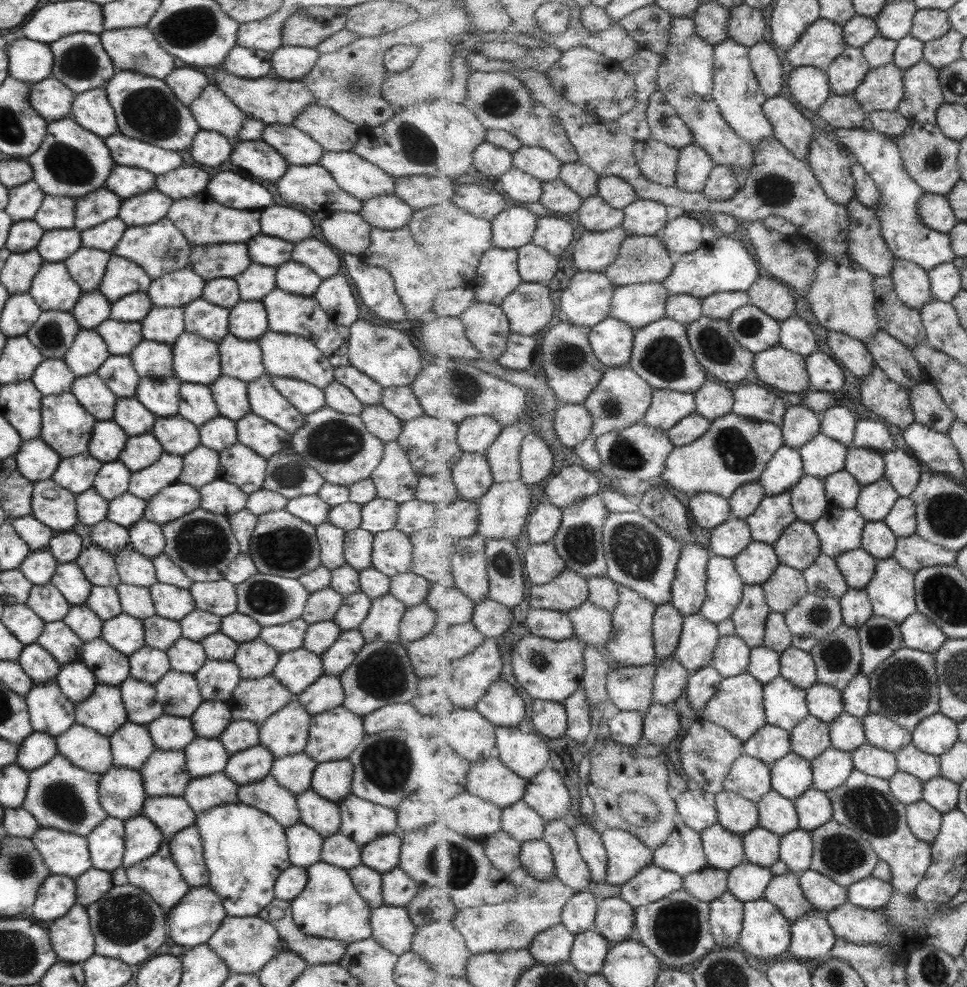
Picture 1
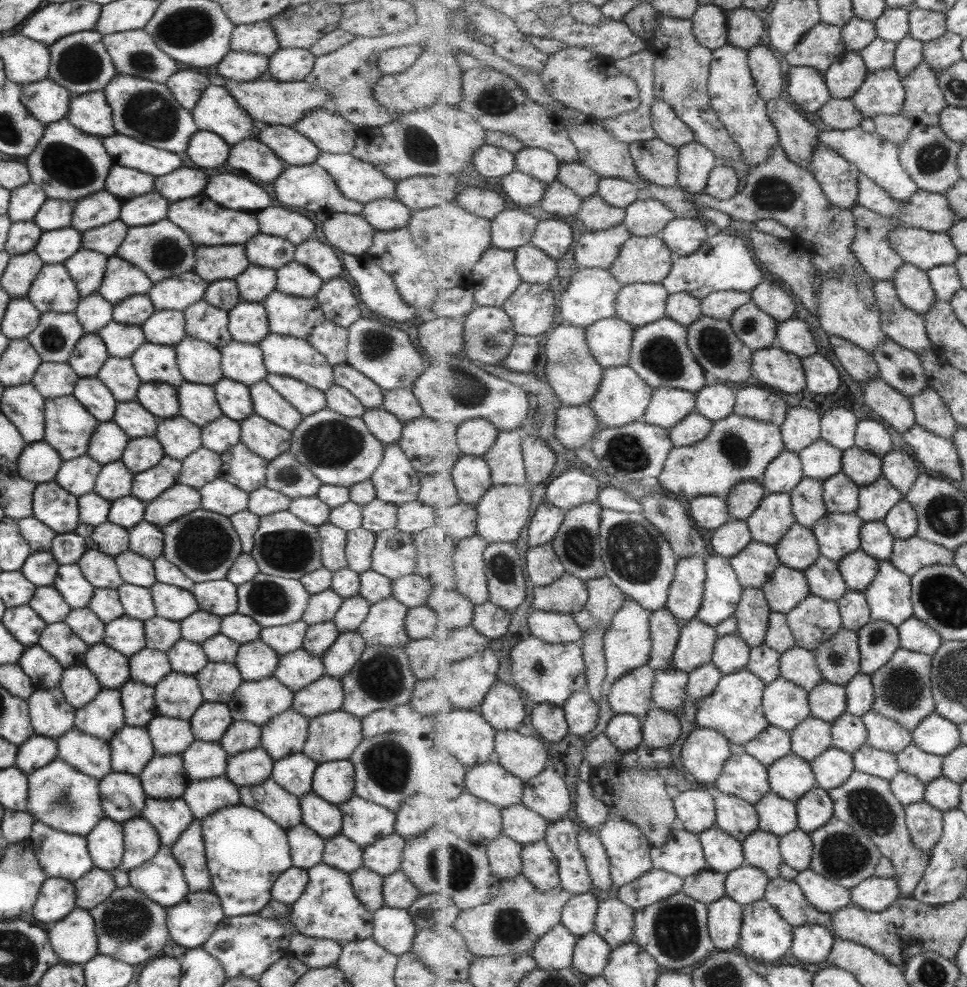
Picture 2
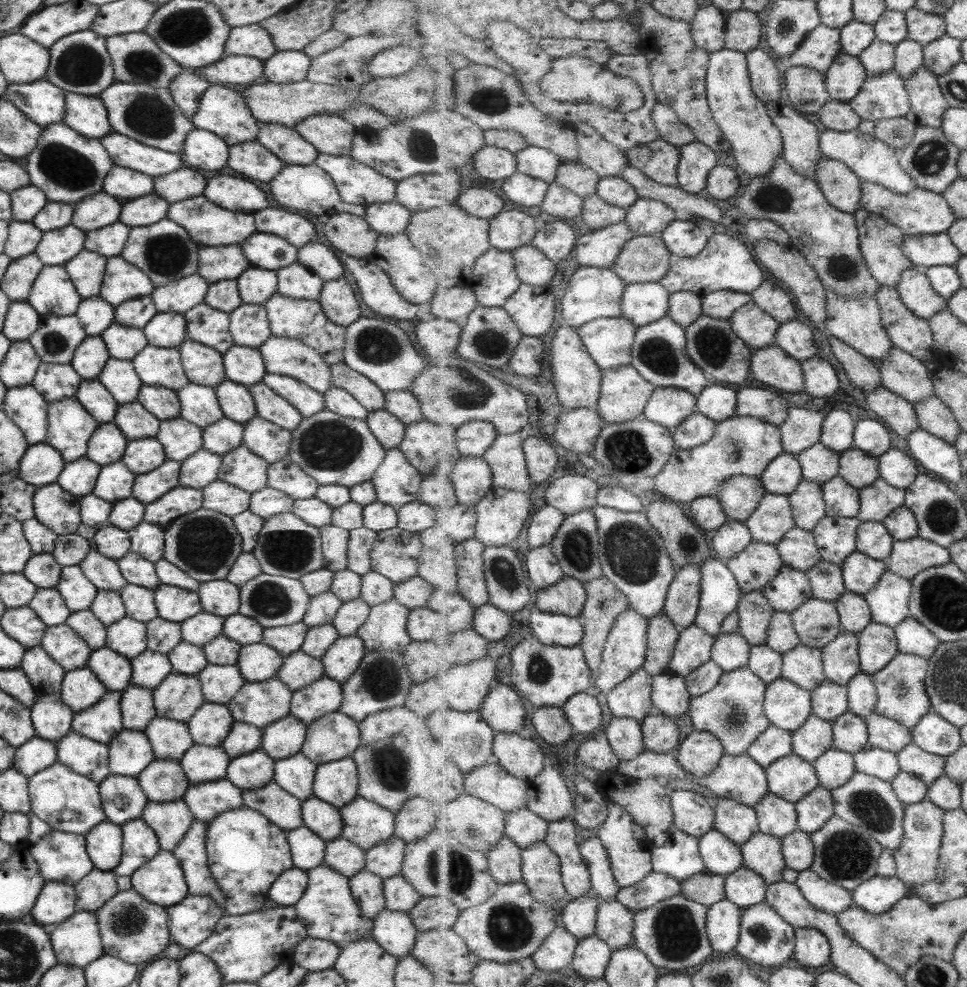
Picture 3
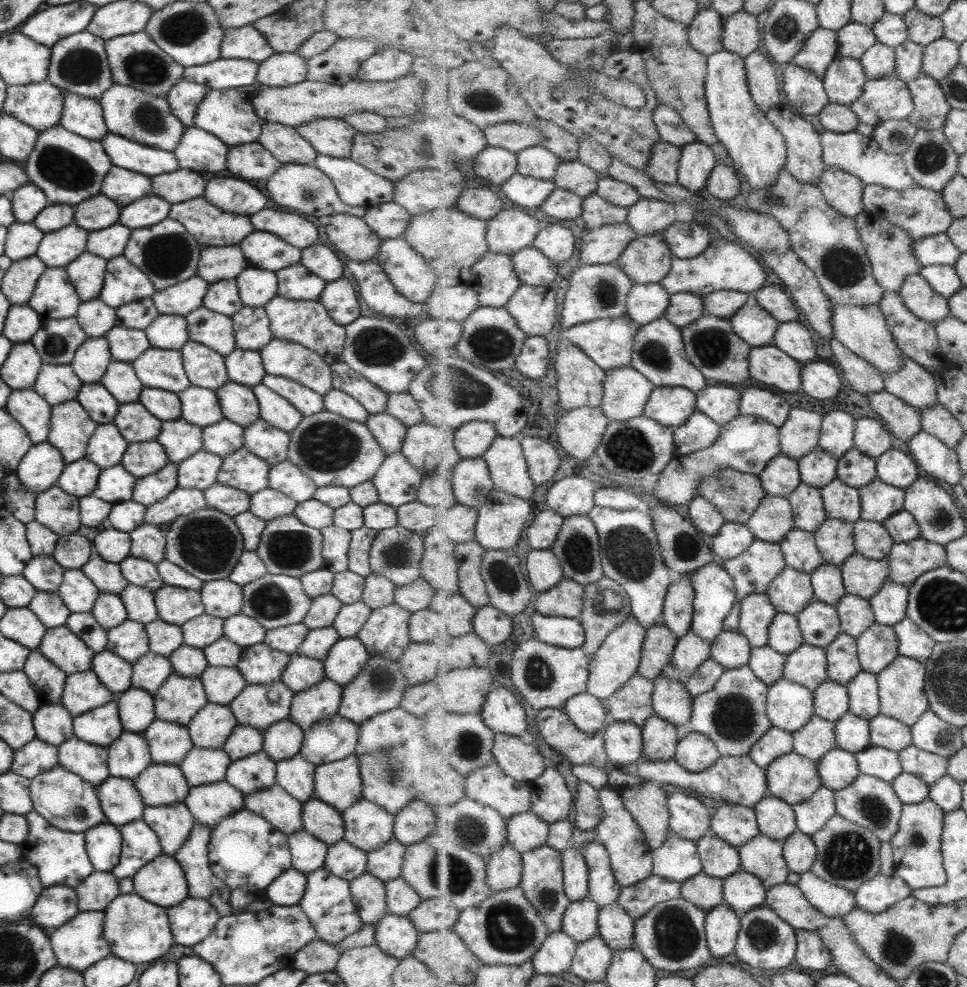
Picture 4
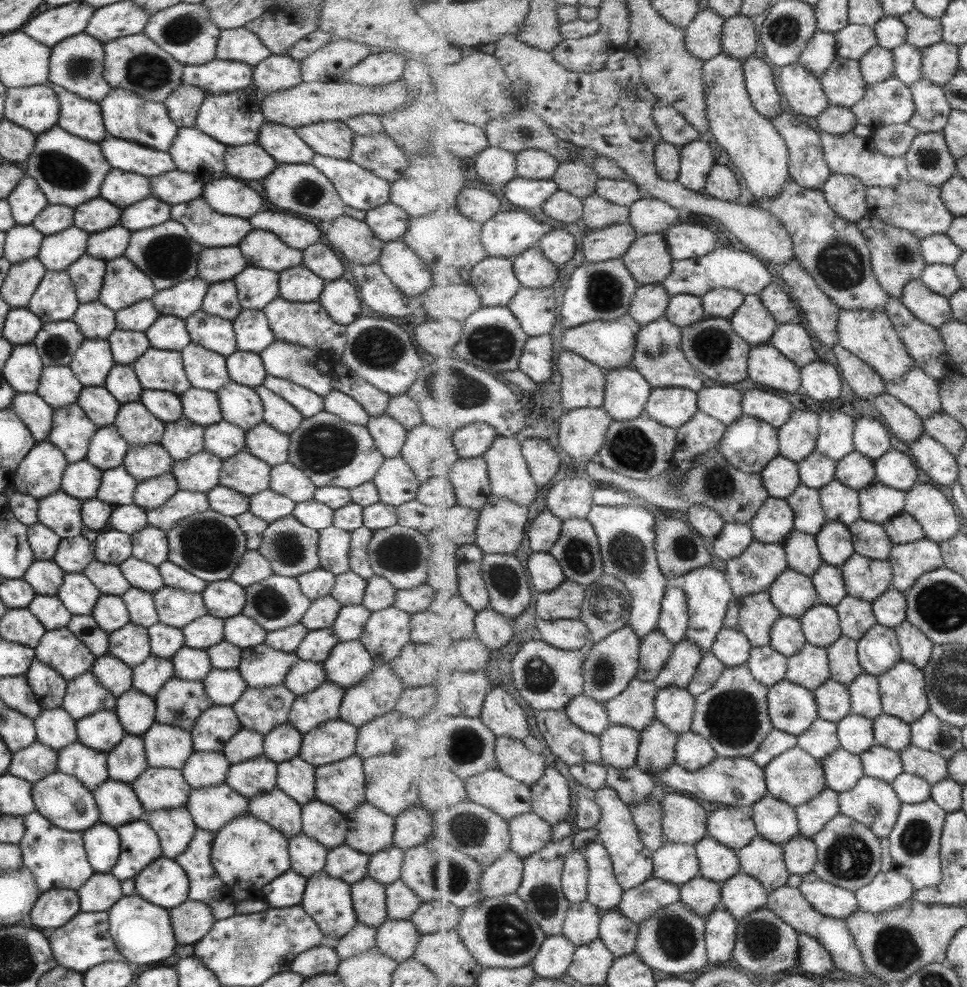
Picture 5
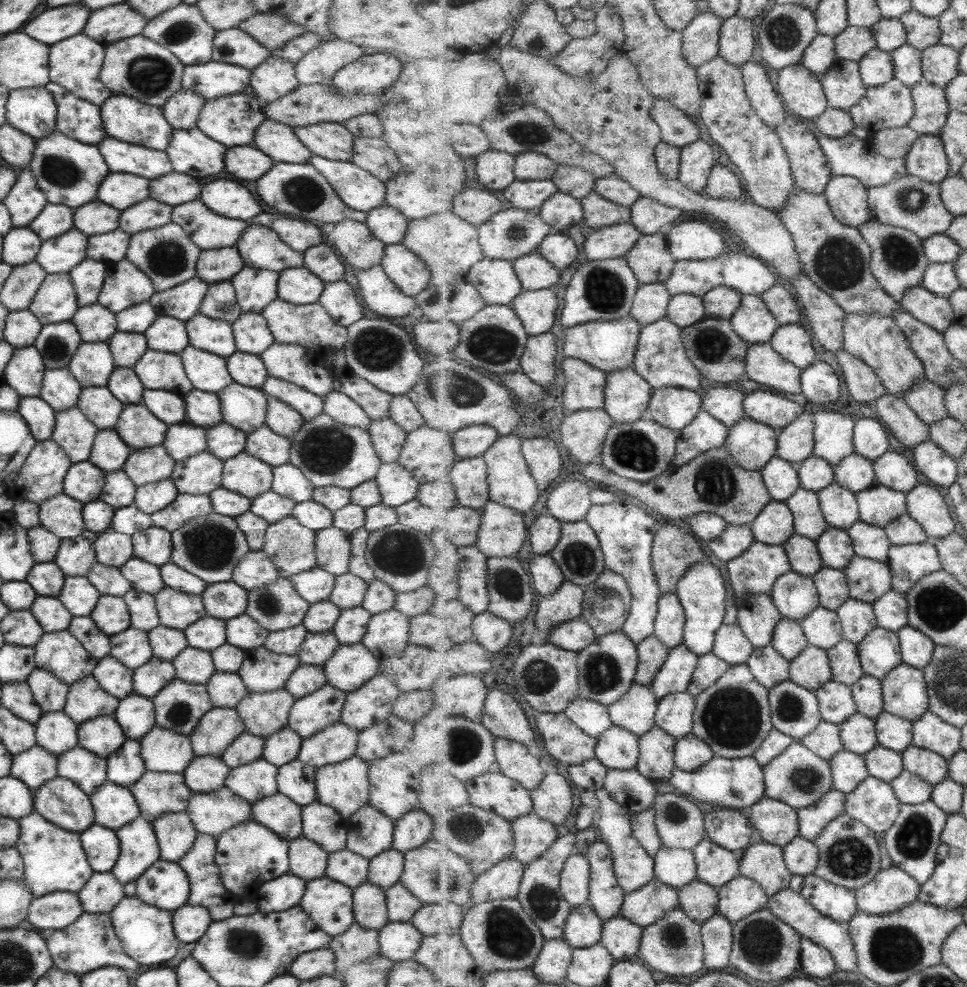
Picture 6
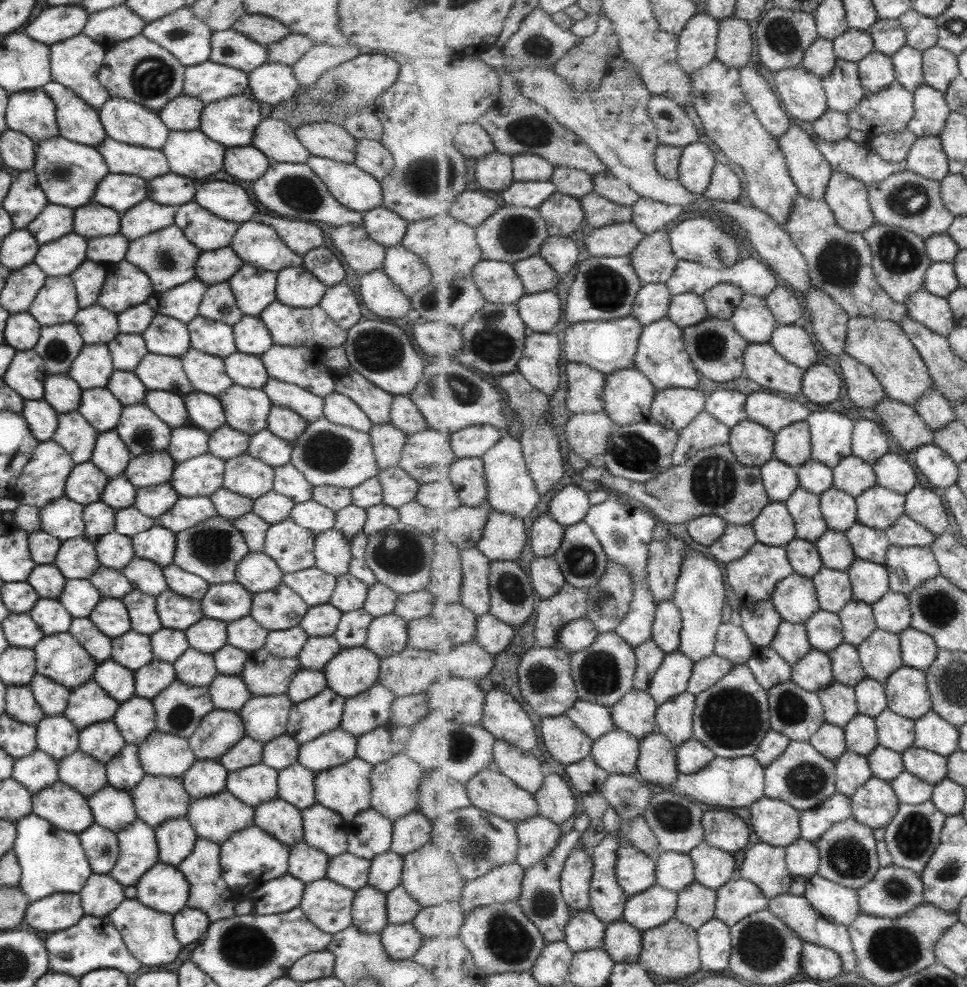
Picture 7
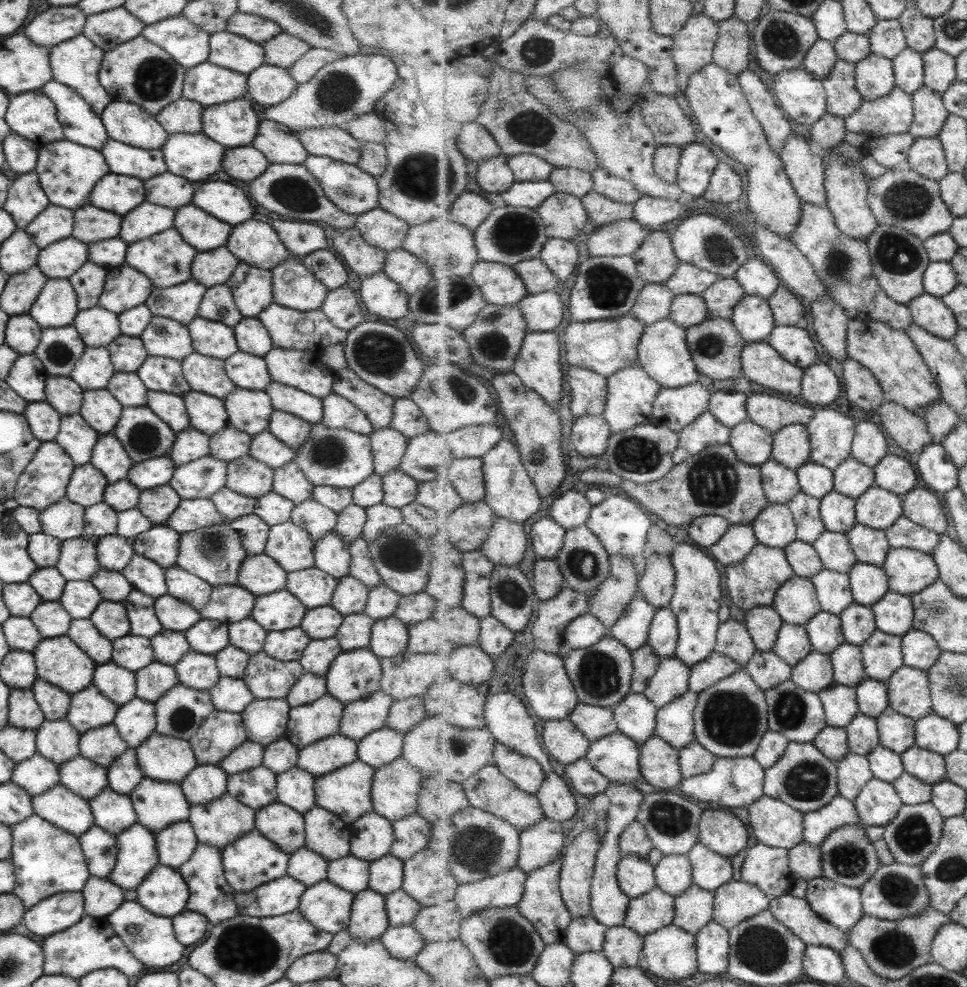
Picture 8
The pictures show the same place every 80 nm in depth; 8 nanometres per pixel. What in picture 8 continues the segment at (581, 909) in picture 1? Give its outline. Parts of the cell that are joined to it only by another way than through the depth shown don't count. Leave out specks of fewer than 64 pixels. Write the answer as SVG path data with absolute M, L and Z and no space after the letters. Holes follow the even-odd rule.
M593 914L572 919L567 931L566 945L577 955L589 952L602 952L609 928L597 921Z

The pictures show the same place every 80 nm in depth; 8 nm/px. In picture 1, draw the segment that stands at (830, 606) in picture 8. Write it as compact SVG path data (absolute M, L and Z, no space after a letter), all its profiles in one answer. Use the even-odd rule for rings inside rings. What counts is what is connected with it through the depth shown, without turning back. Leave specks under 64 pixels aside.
M823 552L816 563L804 571L804 576L808 592L817 596L840 599L850 589L845 576L838 568L837 561Z

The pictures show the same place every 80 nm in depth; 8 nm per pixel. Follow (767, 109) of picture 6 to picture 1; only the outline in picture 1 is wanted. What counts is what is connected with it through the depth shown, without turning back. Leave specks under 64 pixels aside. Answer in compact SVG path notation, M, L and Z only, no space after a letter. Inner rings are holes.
M763 41L750 47L749 58L757 80L768 99L780 95L785 86L785 70L777 50L771 44Z

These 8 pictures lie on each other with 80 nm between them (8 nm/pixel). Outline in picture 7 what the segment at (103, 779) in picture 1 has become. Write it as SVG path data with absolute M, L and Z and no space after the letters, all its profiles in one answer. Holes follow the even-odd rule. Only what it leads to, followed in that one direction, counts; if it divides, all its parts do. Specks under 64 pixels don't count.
M107 784L86 799L93 822L111 832L119 832L136 819L128 791Z

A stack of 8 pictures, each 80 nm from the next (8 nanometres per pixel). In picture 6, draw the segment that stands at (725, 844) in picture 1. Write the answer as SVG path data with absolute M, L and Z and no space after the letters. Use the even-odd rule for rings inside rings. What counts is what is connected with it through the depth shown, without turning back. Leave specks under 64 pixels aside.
M709 838L703 839L693 850L696 855L696 863L698 866L698 878L715 887L722 887L730 880L736 879L740 874L740 861L732 849L723 848L716 841Z

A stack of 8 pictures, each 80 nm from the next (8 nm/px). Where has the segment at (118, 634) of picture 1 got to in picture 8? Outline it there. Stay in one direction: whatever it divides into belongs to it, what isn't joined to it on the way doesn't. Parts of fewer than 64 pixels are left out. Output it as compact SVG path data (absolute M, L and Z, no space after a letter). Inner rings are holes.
M127 634L111 641L111 662L119 668L135 672L153 662L150 639Z

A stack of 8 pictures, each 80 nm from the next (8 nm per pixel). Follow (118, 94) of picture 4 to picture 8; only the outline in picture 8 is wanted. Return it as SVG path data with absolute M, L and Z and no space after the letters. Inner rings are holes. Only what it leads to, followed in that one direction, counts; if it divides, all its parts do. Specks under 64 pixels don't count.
M110 101L100 119L109 138L135 148L160 149L168 137L153 115L130 102Z

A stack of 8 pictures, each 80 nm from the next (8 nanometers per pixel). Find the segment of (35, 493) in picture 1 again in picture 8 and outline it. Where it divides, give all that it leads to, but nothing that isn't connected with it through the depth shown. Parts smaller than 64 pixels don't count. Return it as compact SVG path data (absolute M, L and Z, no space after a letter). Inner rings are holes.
M64 497L40 512L40 531L63 541L83 533L84 508Z

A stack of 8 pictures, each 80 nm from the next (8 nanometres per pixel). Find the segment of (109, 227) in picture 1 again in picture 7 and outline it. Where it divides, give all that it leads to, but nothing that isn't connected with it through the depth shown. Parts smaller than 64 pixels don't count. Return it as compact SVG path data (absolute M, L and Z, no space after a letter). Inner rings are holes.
M120 233L86 240L86 260L100 264L117 264L124 259L128 240Z

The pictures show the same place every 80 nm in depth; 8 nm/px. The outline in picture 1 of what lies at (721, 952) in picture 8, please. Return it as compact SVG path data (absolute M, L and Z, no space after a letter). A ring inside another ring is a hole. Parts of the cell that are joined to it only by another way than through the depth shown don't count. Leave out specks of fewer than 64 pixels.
M727 891L710 902L710 924L720 948L740 942L744 928L745 901Z

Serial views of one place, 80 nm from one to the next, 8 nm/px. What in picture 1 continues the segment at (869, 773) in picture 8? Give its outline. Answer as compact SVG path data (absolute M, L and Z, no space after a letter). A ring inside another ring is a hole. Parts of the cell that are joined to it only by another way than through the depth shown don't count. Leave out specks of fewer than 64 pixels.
M833 746L810 761L810 764L814 772L813 788L823 792L843 786L856 769L852 753Z

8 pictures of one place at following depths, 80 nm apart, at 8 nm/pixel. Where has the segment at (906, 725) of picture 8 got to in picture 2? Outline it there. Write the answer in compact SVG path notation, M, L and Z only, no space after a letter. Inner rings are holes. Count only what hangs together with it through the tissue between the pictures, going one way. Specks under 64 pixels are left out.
M871 710L862 720L868 728L868 743L887 752L899 753L914 742L912 732L905 725Z

